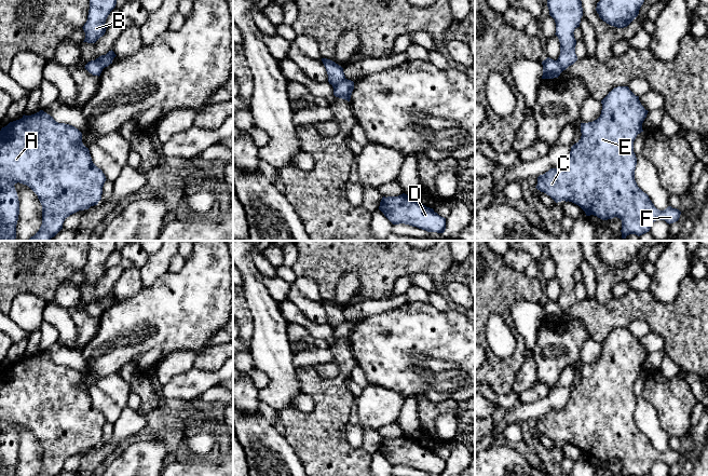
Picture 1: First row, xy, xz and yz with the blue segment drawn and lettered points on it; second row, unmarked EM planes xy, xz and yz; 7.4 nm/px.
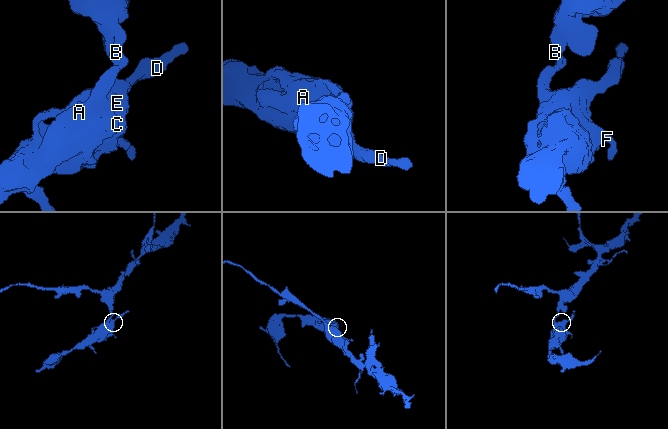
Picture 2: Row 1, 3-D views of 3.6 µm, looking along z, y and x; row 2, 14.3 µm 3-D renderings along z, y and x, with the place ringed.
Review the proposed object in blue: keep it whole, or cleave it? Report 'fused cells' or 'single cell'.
fused cells

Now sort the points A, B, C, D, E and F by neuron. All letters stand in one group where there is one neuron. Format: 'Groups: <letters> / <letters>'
Groups: A C D E F / B

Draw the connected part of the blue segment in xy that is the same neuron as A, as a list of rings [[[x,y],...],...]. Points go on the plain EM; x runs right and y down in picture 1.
[[[40,352],[10,364],[0,372],[0,476],[16,476],[19,443],[14,426],[28,427],[42,447],[42,466],[36,476],[57,476],[67,459],[97,447],[101,441],[106,418],[92,403],[90,392],[82,384],[82,375],[72,367],[58,365]]]

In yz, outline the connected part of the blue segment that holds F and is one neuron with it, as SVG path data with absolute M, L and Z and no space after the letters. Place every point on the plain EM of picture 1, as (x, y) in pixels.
M617 328L609 334L601 345L601 356L597 362L581 365L581 381L571 389L566 407L540 417L535 430L556 445L569 443L578 447L586 458L594 457L602 462L620 460L622 476L644 476L656 462L665 462L669 466L678 463L681 457L679 451L671 448L657 451L635 422L637 399L634 383L643 373L642 365L649 354L639 338L628 328Z

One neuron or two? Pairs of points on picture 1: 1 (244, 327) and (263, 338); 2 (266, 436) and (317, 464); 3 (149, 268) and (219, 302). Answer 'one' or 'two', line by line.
1: two
2: two
3: two

